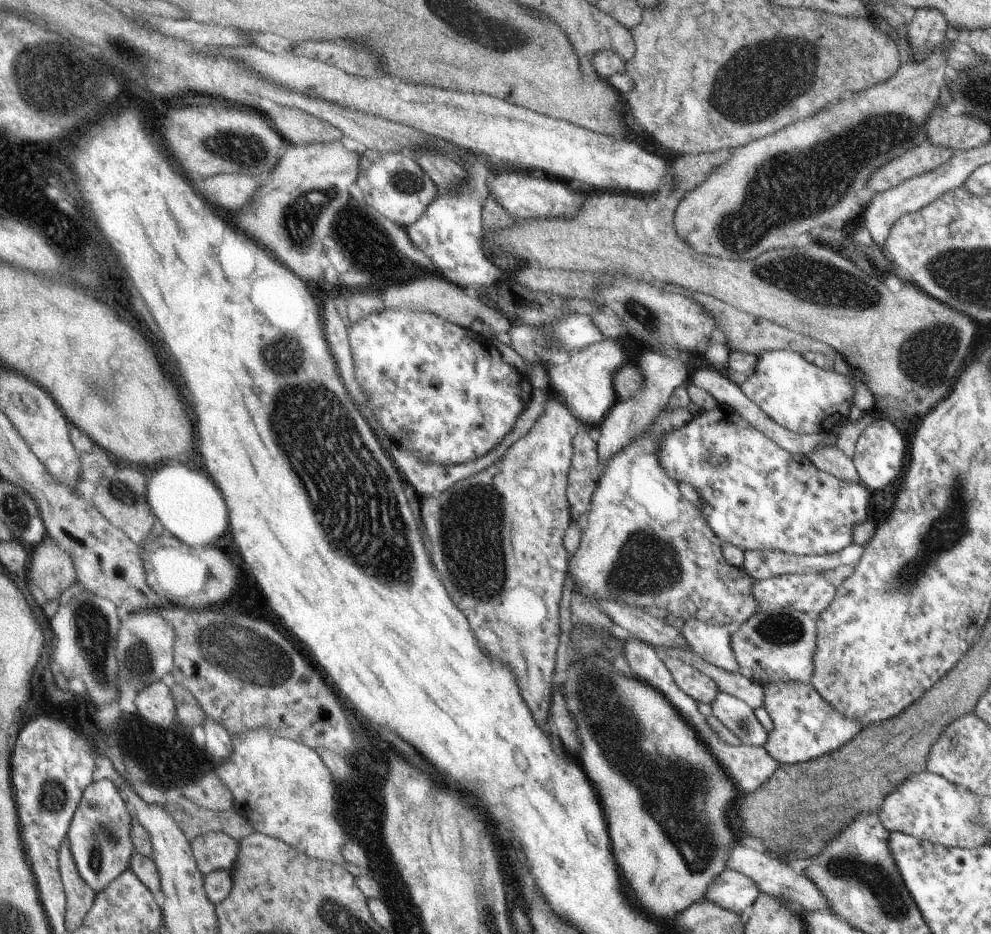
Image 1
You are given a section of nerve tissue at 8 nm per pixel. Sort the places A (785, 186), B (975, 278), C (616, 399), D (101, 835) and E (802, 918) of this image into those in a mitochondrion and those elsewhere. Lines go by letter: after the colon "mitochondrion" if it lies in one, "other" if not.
A: mitochondrion
B: mitochondrion
C: other
D: mitochondrion
E: other

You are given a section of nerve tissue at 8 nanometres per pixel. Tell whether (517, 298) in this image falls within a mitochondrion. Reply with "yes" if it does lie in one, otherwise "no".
no

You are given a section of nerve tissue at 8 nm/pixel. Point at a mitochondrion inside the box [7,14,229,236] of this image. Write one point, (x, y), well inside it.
(55, 68)

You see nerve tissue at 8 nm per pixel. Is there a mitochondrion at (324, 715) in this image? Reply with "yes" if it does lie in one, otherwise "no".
no

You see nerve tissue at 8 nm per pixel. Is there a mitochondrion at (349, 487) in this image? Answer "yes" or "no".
yes

